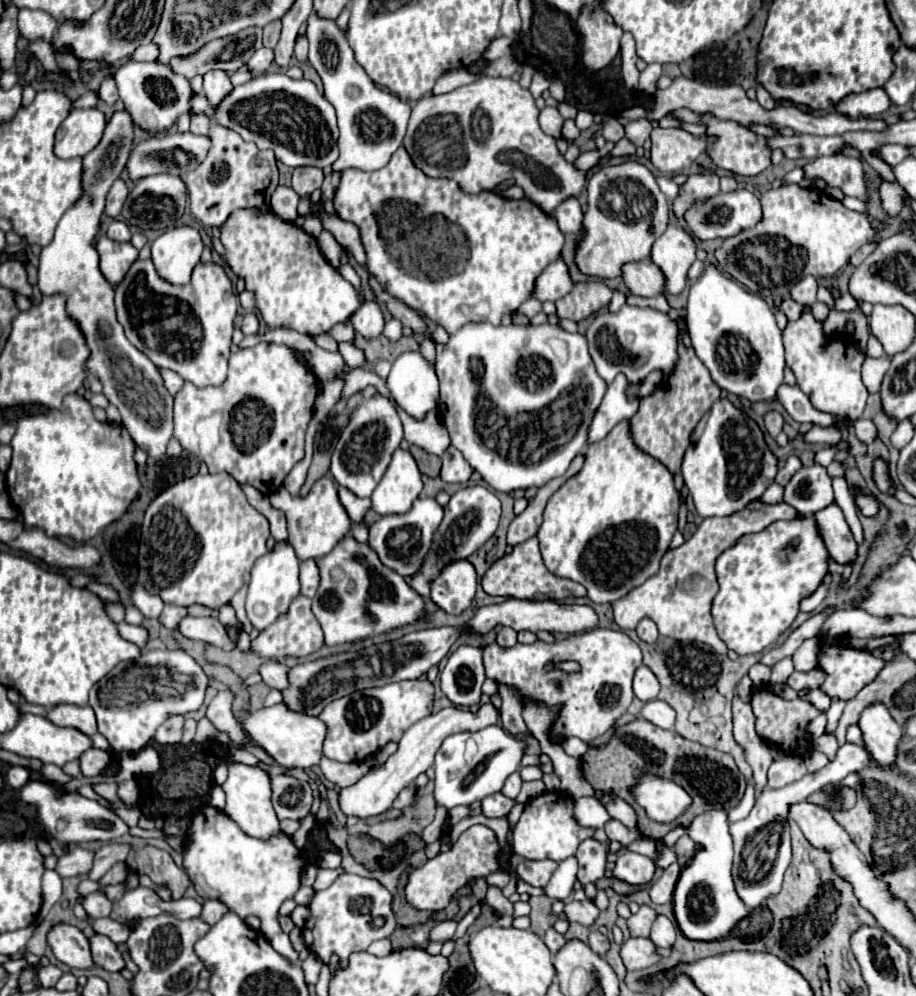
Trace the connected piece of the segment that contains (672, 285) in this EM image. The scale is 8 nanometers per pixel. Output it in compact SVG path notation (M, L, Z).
M669 223L665 233L653 243L651 261L659 265L667 277L667 295L679 295L683 291L695 253L695 239L675 223Z

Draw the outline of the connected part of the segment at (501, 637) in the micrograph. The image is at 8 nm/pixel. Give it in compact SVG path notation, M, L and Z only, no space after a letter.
M501 627L499 635L497 635L497 643L503 647L513 647L517 643L517 631L511 627Z

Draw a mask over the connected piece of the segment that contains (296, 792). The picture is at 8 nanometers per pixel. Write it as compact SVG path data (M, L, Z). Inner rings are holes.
M275 775L271 777L271 785L273 785L273 809L279 821L303 819L309 813L313 805L313 793L307 781Z

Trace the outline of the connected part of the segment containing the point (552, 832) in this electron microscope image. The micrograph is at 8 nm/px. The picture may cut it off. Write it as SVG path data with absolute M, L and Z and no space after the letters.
M543 793L533 797L525 805L513 835L515 853L521 855L523 859L553 859L553 861L563 861L575 855L577 845L589 837L593 837L593 829L583 829L575 823L573 799L567 797L565 793Z

